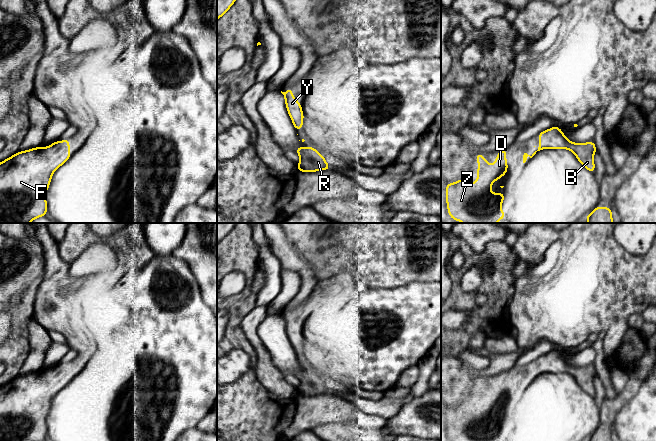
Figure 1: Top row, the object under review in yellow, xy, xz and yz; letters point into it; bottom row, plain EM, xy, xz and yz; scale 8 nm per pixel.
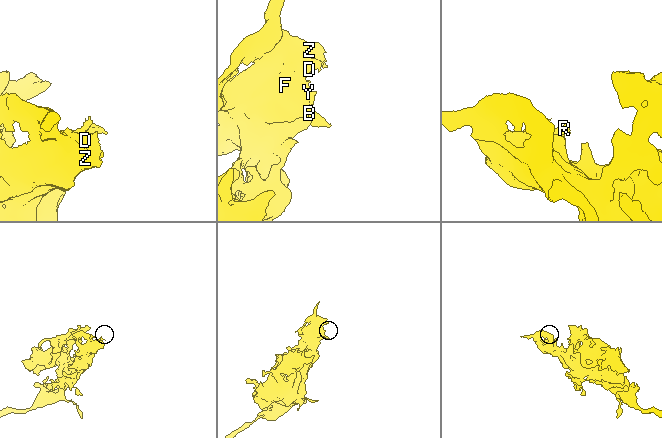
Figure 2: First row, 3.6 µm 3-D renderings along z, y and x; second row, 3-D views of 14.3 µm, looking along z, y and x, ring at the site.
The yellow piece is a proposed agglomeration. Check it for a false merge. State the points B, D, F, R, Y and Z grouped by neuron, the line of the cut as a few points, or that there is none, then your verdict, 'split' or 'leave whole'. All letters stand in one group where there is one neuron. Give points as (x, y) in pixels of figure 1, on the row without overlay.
B D F R Y Z | no cut | leave whole

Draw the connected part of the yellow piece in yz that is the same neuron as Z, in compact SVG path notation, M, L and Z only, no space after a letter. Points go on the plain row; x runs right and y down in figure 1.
M502 373L493 389L485 384L485 379L477 377L476 406L466 406L462 402L454 407L446 407L446 427L450 441L506 441L502 436L504 417L491 417L492 409L508 394L507 374Z

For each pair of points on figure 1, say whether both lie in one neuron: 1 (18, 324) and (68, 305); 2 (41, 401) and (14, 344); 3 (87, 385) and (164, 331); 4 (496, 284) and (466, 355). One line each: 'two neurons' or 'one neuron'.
1: two neurons
2: two neurons
3: one neuron
4: two neurons

